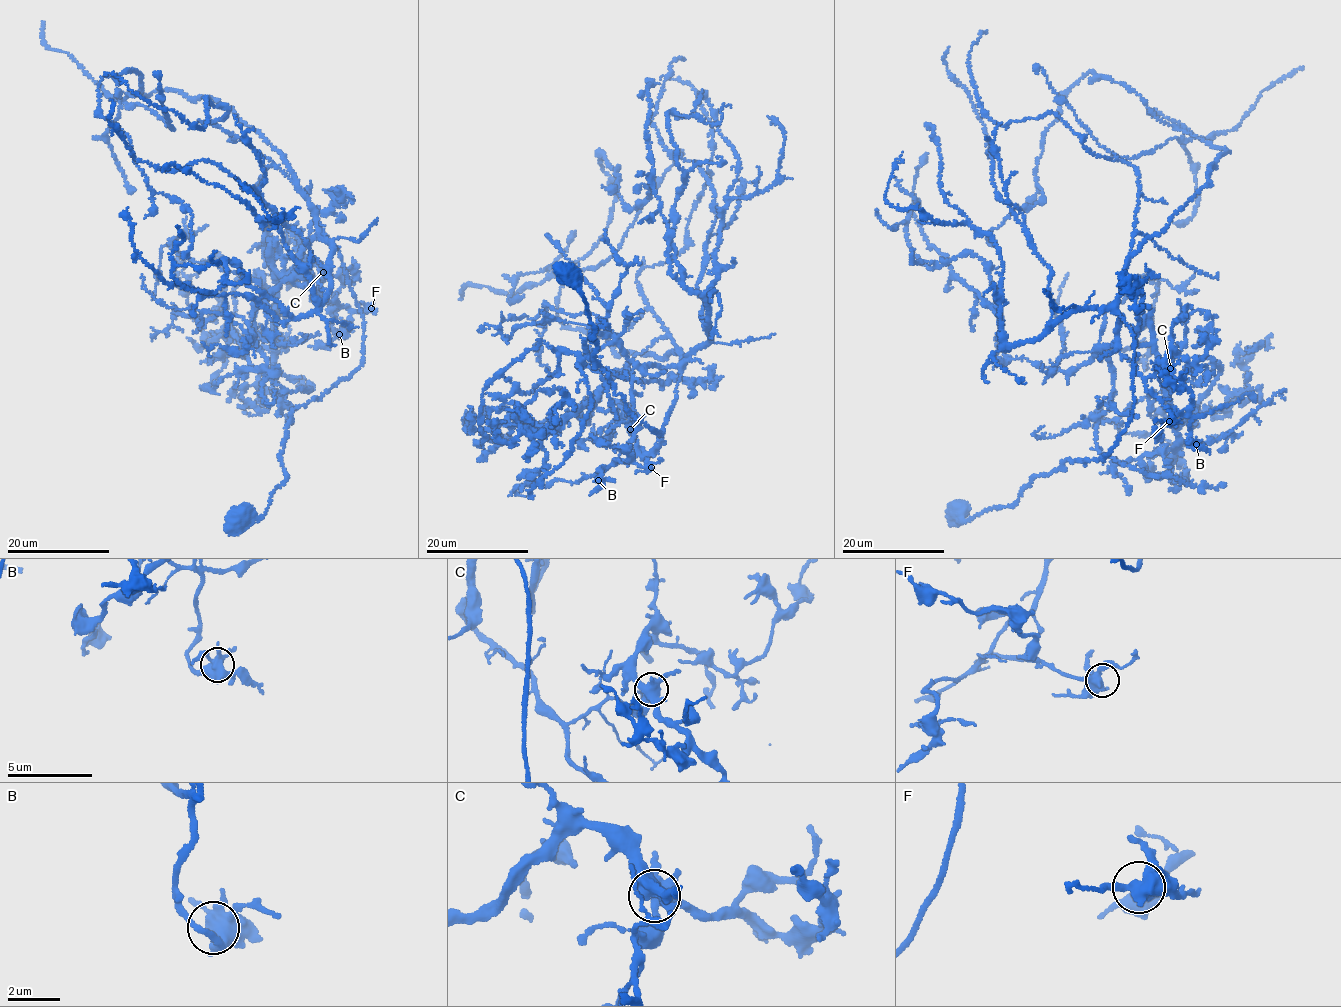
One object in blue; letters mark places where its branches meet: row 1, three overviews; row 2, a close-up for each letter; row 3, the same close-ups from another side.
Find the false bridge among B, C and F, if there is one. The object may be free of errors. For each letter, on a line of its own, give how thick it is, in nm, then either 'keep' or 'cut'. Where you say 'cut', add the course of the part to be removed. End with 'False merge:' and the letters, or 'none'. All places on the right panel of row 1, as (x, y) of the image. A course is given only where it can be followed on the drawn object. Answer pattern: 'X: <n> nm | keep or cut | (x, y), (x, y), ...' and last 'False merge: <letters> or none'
B: 460 nm | keep
C: 480 nm | cut | (1170, 368), (1170, 350), (1164, 398), (1176, 427), (1237, 398), (1237, 355), (1260, 345), (1245, 347)
F: 480 nm | keep
False merge: C

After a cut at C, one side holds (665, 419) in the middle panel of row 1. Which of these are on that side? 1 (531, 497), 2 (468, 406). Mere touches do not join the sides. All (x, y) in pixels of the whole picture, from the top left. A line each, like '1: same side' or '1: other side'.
1: same side
2: other side

